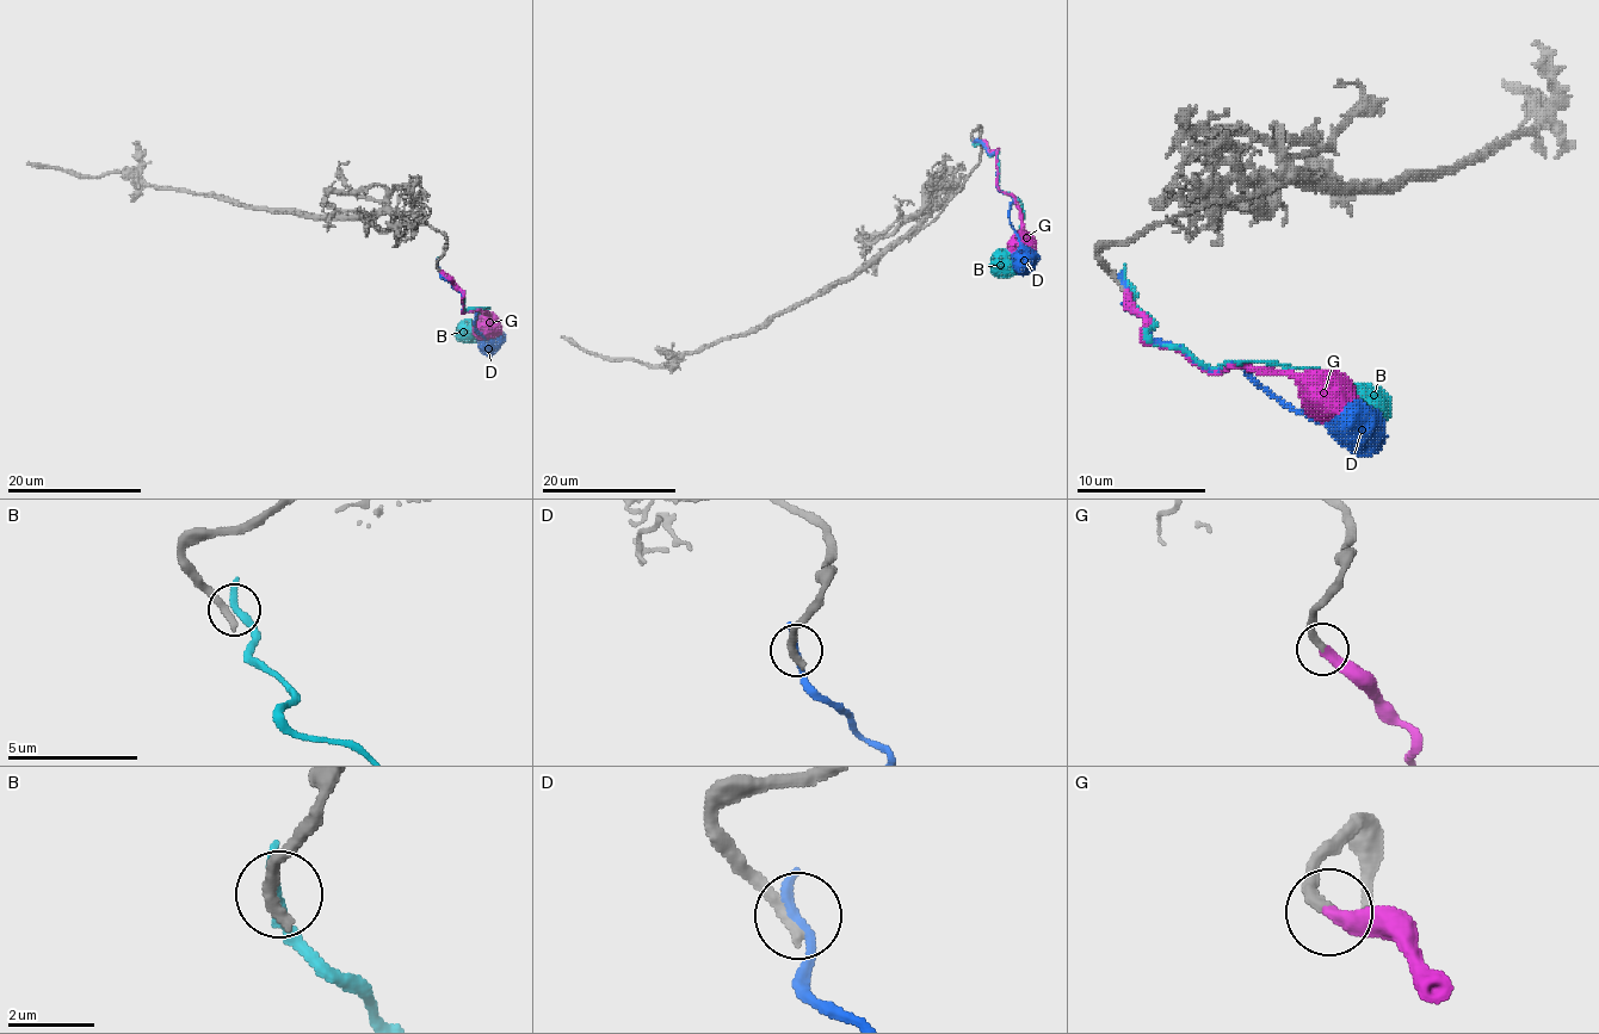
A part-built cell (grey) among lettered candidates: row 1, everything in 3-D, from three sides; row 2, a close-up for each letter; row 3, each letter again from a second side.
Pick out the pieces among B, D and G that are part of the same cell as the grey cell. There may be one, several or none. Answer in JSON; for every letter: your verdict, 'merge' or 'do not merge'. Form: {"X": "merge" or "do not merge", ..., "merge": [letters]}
{"B": "do not merge", "D": "do not merge", "G": "merge", "merge": ["G"]}

